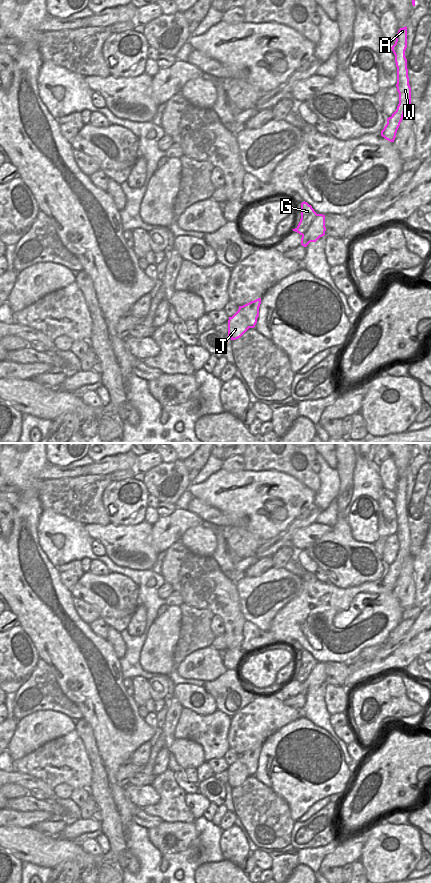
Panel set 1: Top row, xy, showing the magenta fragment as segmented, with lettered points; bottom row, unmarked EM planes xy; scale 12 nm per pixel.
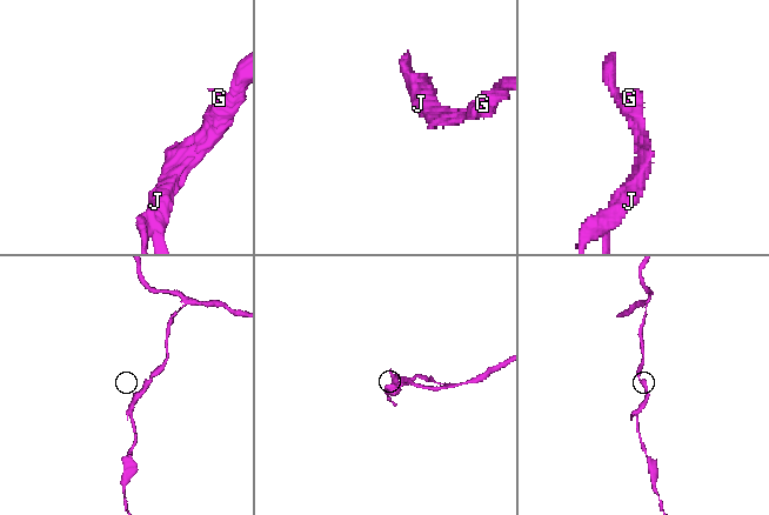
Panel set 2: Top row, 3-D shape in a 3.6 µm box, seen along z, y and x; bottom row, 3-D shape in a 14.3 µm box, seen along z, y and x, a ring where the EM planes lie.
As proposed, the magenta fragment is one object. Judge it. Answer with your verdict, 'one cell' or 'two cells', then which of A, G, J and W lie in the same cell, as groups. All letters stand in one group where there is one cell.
one cell; groups A G J W

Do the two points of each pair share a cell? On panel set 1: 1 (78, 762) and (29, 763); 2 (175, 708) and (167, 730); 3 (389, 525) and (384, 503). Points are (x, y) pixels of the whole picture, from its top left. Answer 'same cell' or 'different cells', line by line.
1: same cell
2: same cell
3: same cell

